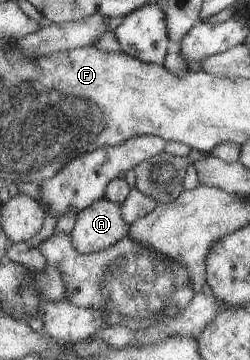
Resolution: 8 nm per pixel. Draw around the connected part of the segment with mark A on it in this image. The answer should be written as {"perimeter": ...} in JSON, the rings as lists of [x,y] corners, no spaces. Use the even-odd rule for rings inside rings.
{"perimeter":[[[102,197],[78,213],[70,237],[78,252],[90,254],[124,239],[131,227],[122,214],[121,205]]]}

